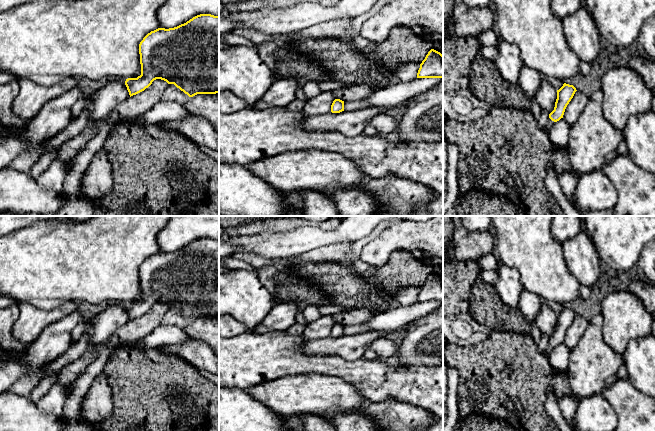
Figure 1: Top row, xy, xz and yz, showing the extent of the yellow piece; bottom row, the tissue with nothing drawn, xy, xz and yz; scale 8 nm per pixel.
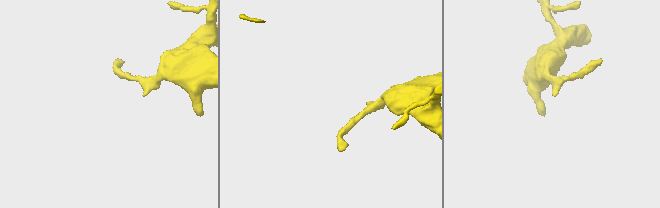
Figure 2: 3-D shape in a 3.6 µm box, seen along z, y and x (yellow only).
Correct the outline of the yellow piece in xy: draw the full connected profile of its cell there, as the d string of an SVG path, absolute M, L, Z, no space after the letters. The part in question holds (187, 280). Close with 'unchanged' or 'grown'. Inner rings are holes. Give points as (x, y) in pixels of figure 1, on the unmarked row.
M200 238L177 251L151 255L140 266L139 278L141 299L125 305L130 321L156 303L174 308L189 321L219 317L219 240Z; unchanged

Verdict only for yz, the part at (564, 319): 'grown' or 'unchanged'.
grown

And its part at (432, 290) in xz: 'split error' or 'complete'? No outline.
complete

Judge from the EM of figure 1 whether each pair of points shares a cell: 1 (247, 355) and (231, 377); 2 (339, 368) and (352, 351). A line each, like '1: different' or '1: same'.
1: same
2: different

